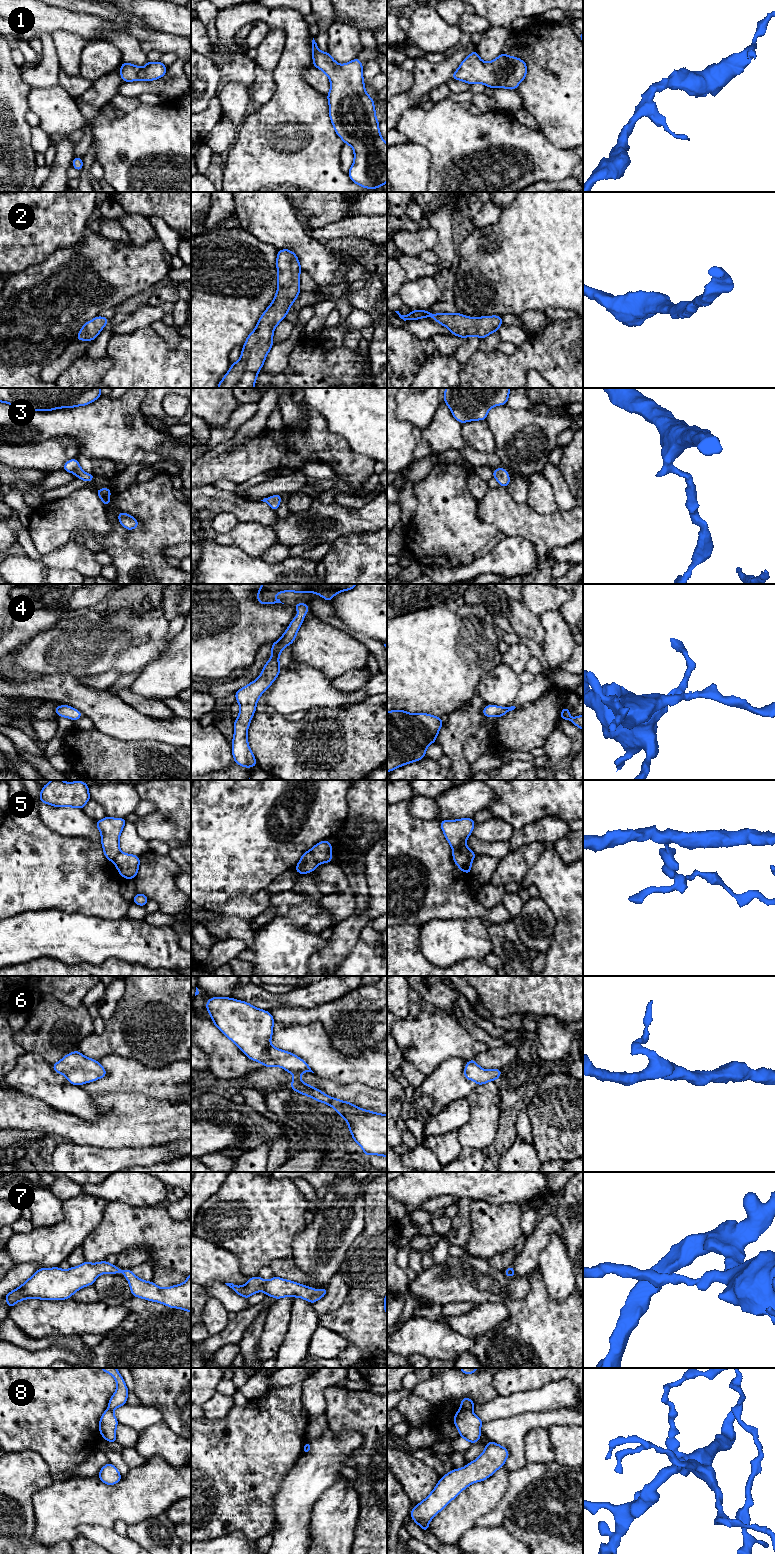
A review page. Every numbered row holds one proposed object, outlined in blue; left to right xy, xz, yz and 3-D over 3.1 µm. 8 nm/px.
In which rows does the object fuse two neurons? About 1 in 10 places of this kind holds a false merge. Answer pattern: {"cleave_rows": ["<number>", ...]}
{"cleave_rows": ["5", "8"]}

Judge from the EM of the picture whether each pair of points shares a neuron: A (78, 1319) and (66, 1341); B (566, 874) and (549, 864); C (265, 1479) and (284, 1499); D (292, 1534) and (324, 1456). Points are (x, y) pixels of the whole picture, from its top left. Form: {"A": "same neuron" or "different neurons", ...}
{"A": "different neurons", "B": "same neuron", "C": "different neurons", "D": "same neuron"}

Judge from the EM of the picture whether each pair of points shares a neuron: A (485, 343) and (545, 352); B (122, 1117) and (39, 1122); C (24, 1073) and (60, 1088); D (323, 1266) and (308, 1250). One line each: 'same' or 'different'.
A: different
B: same
C: same
D: same

